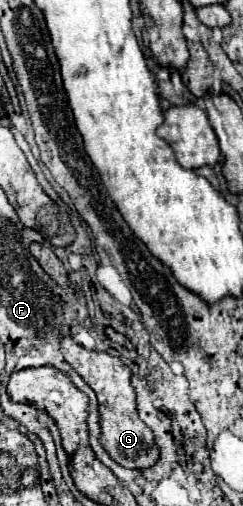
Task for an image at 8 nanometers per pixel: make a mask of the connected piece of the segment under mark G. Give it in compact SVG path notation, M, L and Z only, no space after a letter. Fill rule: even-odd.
M70 336L60 340L60 350L66 362L82 376L82 380L96 392L98 412L100 412L100 444L110 454L114 462L124 468L148 468L158 460L158 448L154 444L152 430L136 414L136 394L130 386L130 368L116 356L100 350L86 350L76 344Z

